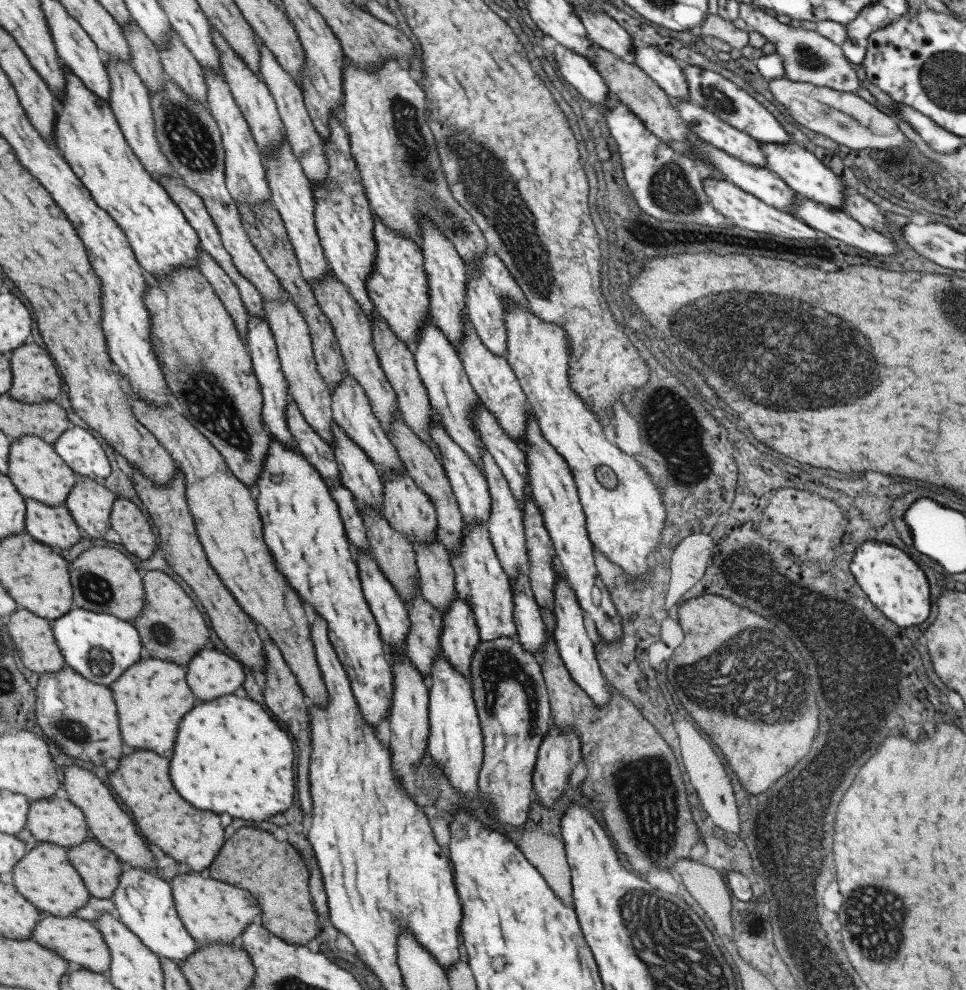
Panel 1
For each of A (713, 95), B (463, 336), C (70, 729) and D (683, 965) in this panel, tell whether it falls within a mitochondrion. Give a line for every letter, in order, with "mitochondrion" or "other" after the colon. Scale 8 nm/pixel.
A: mitochondrion
B: other
C: mitochondrion
D: mitochondrion

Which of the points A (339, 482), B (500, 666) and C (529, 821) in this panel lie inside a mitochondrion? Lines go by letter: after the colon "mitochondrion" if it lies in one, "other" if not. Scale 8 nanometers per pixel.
A: other
B: mitochondrion
C: other

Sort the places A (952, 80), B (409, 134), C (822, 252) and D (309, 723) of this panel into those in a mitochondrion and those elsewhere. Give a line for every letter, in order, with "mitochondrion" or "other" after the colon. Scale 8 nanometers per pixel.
A: mitochondrion
B: mitochondrion
C: other
D: other

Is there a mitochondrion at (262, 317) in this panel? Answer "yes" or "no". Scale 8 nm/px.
no

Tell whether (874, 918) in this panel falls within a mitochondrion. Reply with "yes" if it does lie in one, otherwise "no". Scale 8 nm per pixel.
yes

